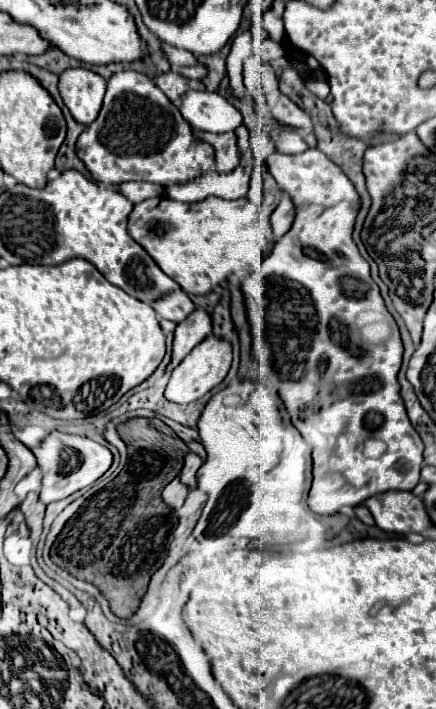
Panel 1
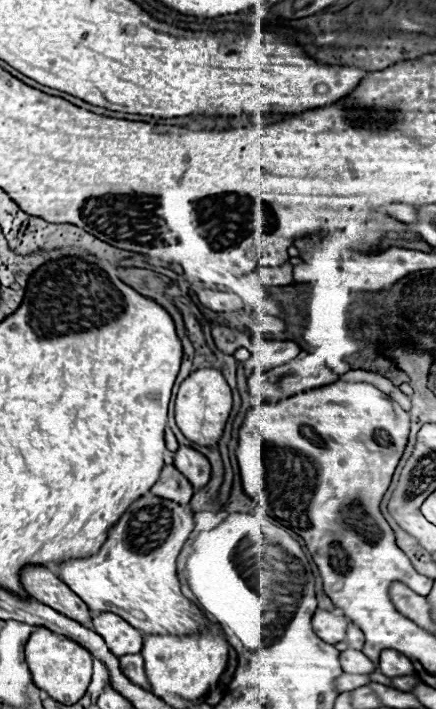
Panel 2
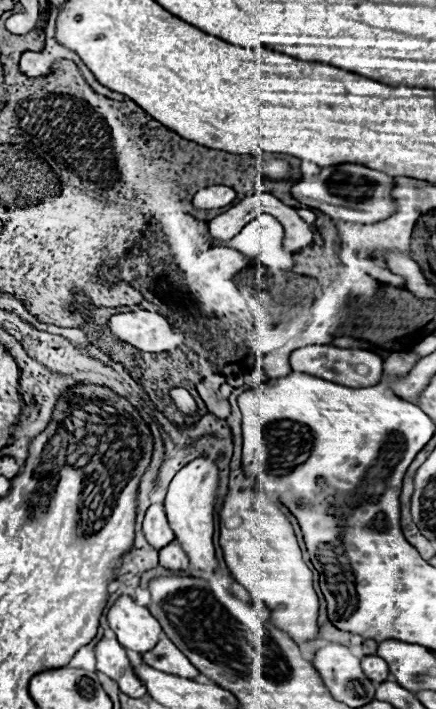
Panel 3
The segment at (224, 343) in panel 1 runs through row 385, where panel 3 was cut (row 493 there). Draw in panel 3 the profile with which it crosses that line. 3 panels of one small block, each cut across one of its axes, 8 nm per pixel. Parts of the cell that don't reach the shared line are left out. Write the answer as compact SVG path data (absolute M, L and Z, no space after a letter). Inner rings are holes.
M200 456L192 462L188 462L170 482L164 506L168 510L168 520L172 522L172 530L176 538L180 538L180 544L184 546L190 564L200 570L214 570L218 566L218 560L214 558L214 546L212 546L212 532L214 532L214 506L218 500L218 474L216 460L208 456Z

